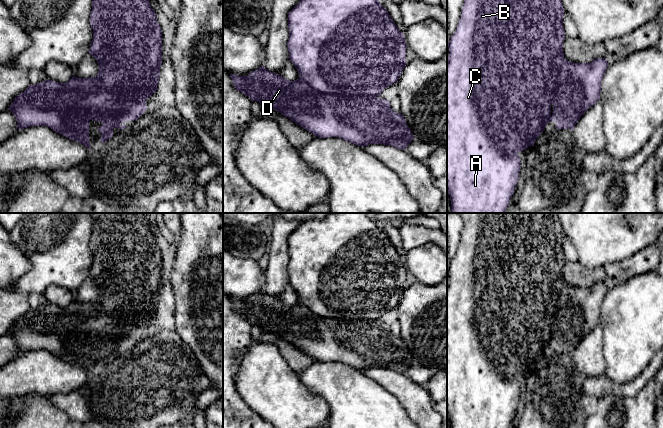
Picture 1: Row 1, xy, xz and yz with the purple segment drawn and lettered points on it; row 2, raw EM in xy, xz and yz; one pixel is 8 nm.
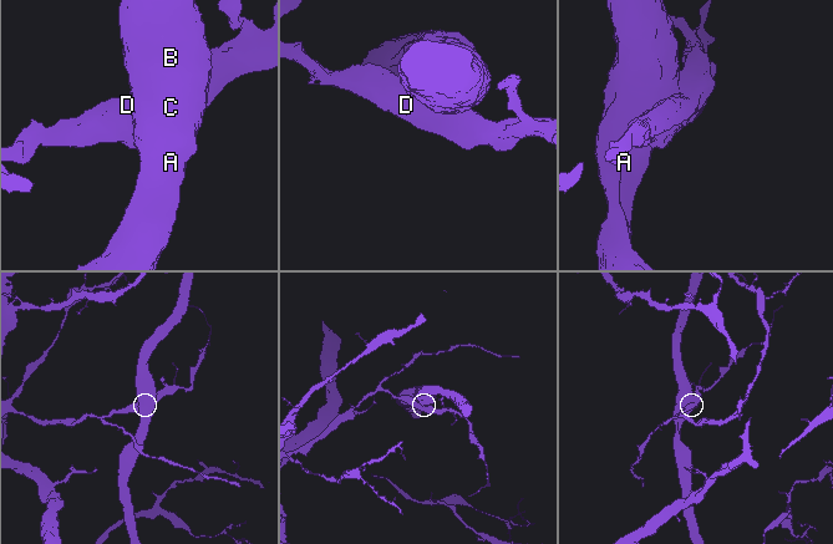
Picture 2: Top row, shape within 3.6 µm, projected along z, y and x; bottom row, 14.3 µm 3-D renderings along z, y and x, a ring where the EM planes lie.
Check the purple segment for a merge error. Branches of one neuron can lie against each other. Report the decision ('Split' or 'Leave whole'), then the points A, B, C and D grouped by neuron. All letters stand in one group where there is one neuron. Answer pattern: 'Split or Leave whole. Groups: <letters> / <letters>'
Split. Groups: A B C / D

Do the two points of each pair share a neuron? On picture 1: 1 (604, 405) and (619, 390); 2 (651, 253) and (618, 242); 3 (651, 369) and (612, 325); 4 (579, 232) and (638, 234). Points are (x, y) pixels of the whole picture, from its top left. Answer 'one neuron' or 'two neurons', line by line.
1: two neurons
2: two neurons
3: two neurons
4: one neuron

